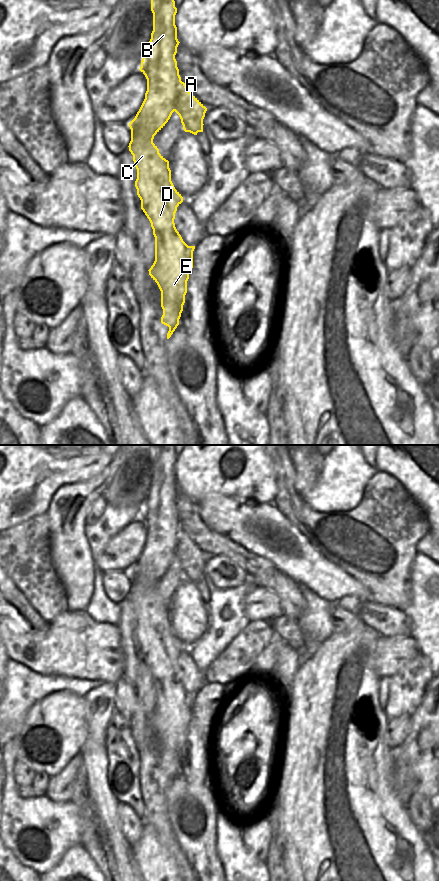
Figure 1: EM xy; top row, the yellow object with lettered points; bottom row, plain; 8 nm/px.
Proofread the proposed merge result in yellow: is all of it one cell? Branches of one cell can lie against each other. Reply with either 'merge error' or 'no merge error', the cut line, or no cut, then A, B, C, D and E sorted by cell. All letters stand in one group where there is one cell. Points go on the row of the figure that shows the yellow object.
merge error | xy (135, 116), (135, 124), (141, 125), (146, 135), (153, 136) | A B / C D E

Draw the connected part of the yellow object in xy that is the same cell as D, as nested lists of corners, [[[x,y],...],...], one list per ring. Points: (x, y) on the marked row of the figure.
[[[135,116],[129,123],[131,141],[128,147],[137,169],[135,187],[141,200],[141,209],[149,219],[155,237],[155,261],[148,271],[161,291],[161,307],[163,309],[161,323],[169,327],[167,333],[167,339],[169,339],[179,325],[183,311],[187,281],[193,268],[195,246],[188,246],[175,227],[175,213],[177,207],[183,202],[183,197],[171,181],[169,161],[159,153],[159,149],[153,143],[154,136],[146,136],[143,133],[144,127],[135,125],[136,119]]]

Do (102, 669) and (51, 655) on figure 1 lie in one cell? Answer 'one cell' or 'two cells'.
one cell

